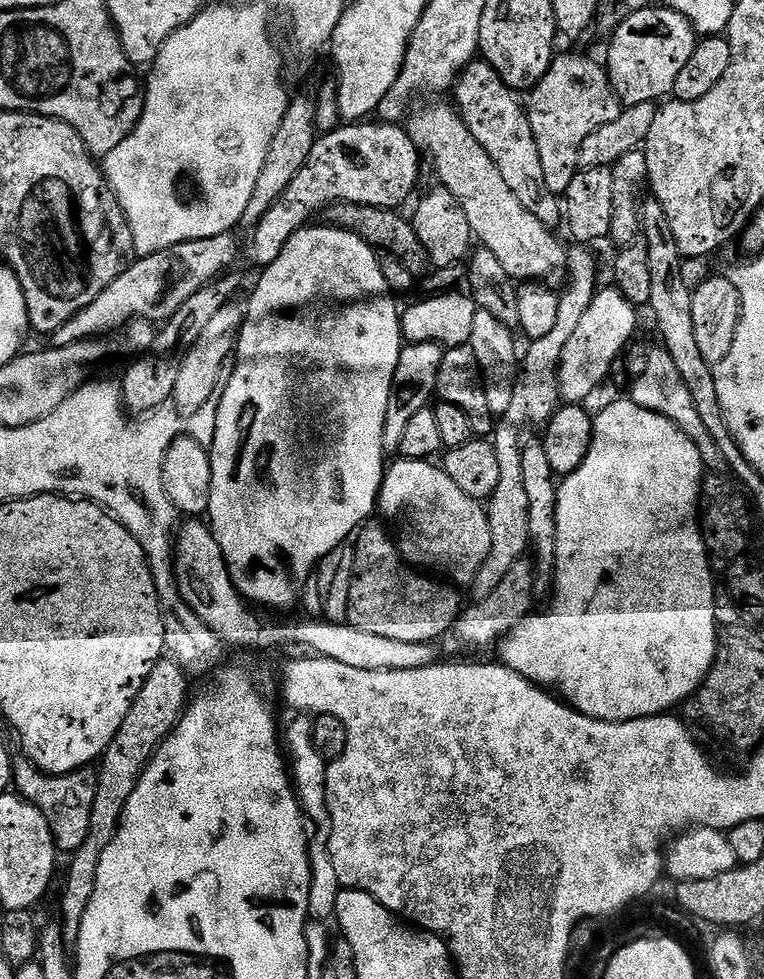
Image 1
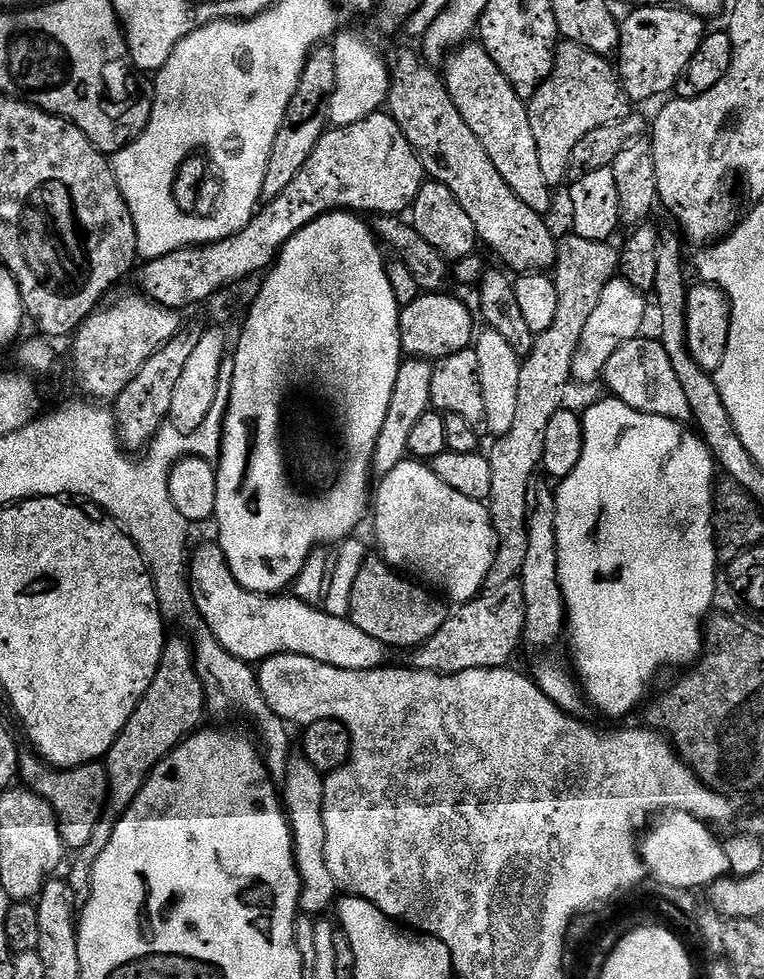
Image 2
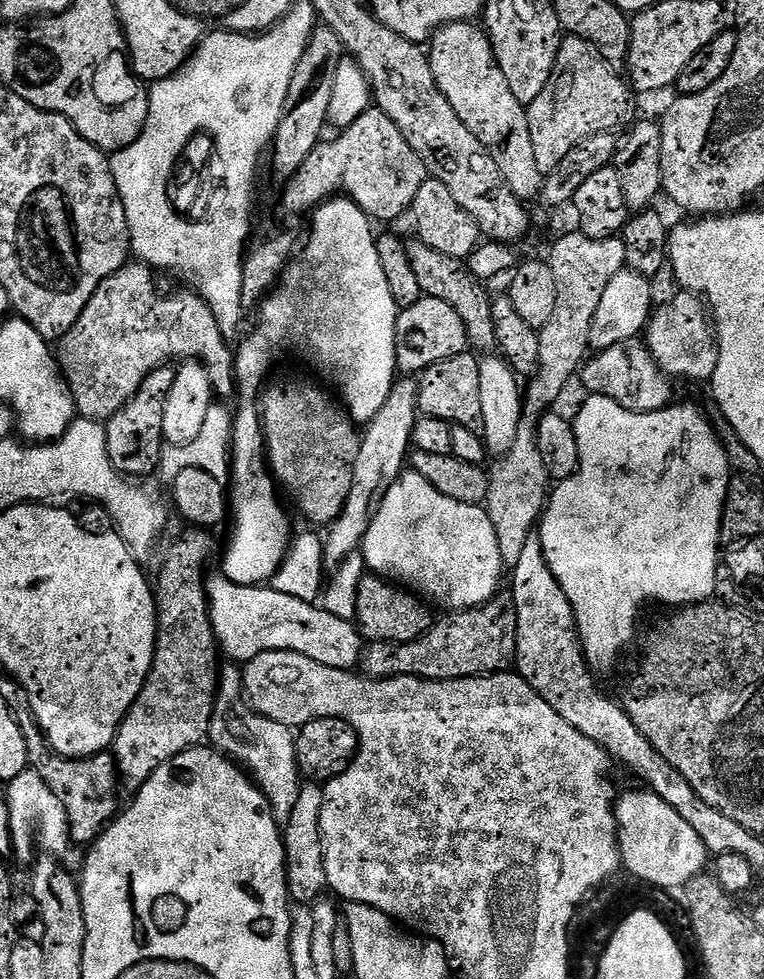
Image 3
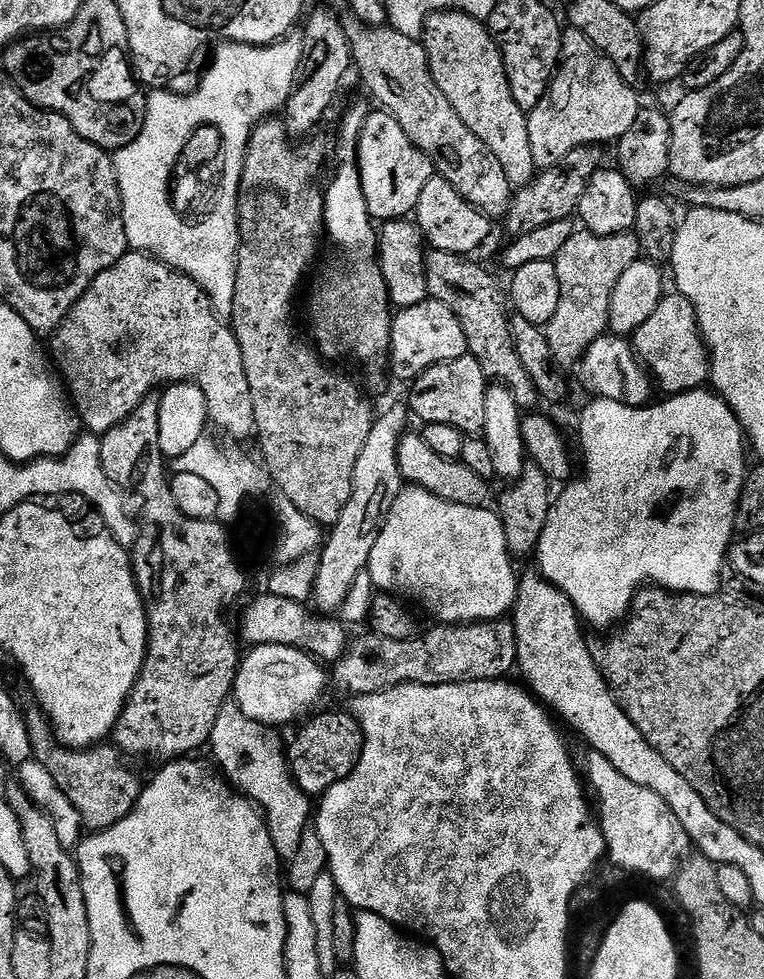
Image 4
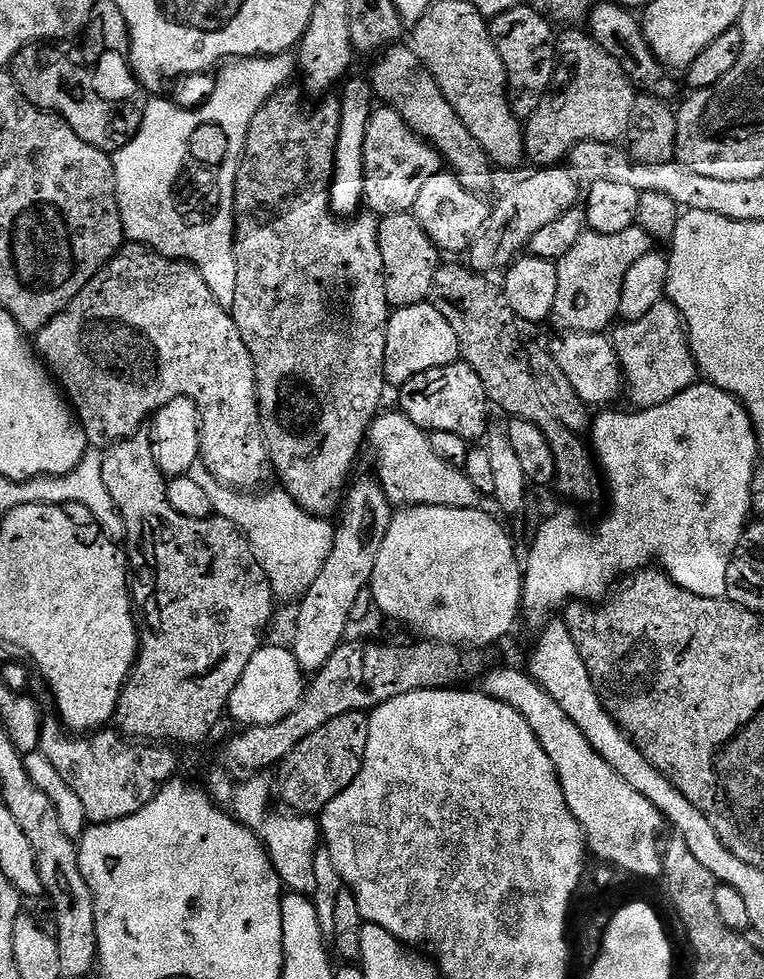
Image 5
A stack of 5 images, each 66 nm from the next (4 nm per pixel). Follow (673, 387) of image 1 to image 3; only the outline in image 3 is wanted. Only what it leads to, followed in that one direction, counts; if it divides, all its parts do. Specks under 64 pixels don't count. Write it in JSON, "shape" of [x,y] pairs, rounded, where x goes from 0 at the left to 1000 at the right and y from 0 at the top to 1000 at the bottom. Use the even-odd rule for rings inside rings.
{"shape":[[[838,345],[780,360],[763,373],[757,388],[764,391],[766,401],[798,407],[826,421],[860,421],[876,416],[882,409],[881,389],[864,376],[847,350]]]}

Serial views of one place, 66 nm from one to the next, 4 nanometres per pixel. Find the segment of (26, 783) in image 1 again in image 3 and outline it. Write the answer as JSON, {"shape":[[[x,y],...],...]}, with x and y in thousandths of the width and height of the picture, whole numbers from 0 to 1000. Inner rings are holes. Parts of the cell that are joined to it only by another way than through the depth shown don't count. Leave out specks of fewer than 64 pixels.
{"shape":[[[35,717],[17,718],[16,727],[20,729],[24,742],[29,746],[29,754],[34,754],[38,785],[47,789],[50,795],[55,795],[55,799],[60,799],[60,803],[65,803],[65,807],[71,807],[76,819],[81,819],[81,823],[86,823],[86,836],[92,840],[92,848],[94,849],[94,862],[99,864],[102,862],[110,862],[109,864],[124,862],[137,846],[152,837],[160,825],[160,820],[157,821],[160,802],[157,800],[157,788],[152,785],[151,771],[141,768],[130,768],[126,772],[110,772],[106,776],[93,776],[85,772],[79,772],[63,761],[63,756],[55,750],[55,746],[42,728],[42,723]]]}

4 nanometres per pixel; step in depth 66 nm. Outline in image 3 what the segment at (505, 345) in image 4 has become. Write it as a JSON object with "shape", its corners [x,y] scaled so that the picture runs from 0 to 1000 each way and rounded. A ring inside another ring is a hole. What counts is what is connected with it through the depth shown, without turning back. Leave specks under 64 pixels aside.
{"shape":[[[547,243],[535,244],[533,251],[534,258],[537,259],[537,268],[542,272],[542,280],[547,280],[547,292],[552,292],[555,301],[573,304],[579,308],[594,313],[594,317],[599,317],[599,323],[605,325],[605,329],[610,333],[614,352],[616,352],[619,356],[648,356],[651,354],[649,337],[647,333],[647,321],[644,320],[644,307],[647,302],[645,299],[639,299],[640,291],[635,289],[635,287],[623,284],[618,277],[614,276],[609,267],[601,266],[599,264],[589,264],[589,259],[579,259],[575,255],[567,255],[565,252],[558,251],[558,247],[552,247]]]}

